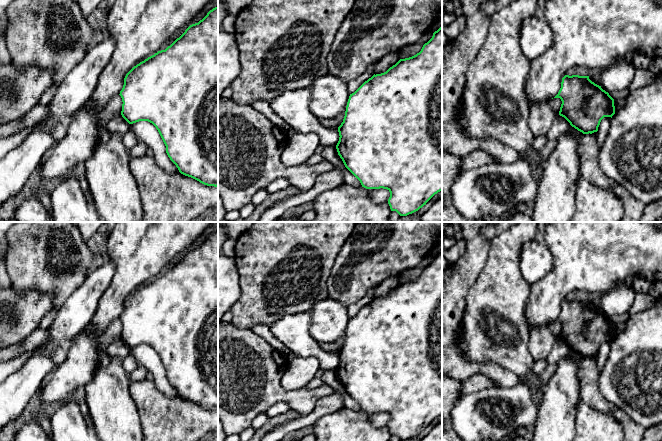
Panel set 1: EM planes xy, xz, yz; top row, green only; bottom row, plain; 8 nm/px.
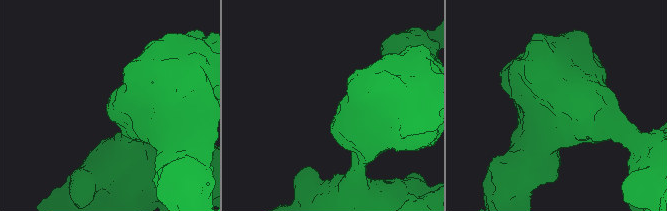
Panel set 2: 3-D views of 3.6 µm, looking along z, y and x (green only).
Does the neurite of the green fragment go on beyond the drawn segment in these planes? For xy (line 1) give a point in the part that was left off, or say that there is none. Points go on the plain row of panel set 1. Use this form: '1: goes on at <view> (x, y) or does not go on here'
1: does not go on here

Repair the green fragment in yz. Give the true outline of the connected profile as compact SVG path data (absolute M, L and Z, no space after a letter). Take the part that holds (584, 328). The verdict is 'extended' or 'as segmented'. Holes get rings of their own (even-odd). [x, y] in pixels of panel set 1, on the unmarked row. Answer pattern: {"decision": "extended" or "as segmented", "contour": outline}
{"decision": "as segmented", "contour": "M565 299L562 302L561 312L554 322L562 325L559 339L564 341L572 351L583 358L592 358L598 355L601 344L615 338L614 323L601 310L589 303L589 300Z"}

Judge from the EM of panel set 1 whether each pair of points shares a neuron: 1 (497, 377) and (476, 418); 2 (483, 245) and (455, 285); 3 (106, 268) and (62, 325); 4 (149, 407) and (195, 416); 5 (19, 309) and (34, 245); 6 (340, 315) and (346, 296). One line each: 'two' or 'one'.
1: two
2: one
3: one
4: one
5: two
6: two

